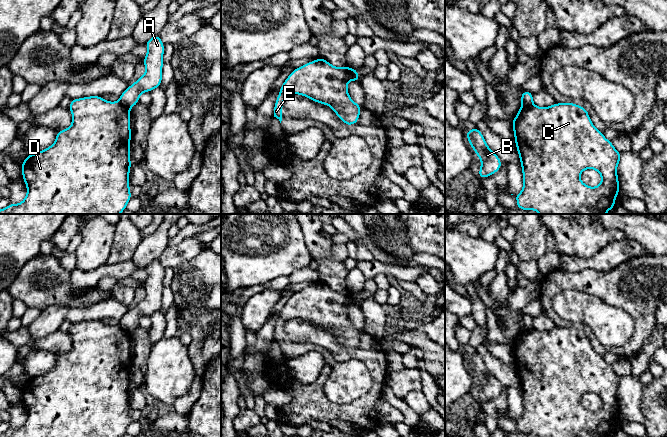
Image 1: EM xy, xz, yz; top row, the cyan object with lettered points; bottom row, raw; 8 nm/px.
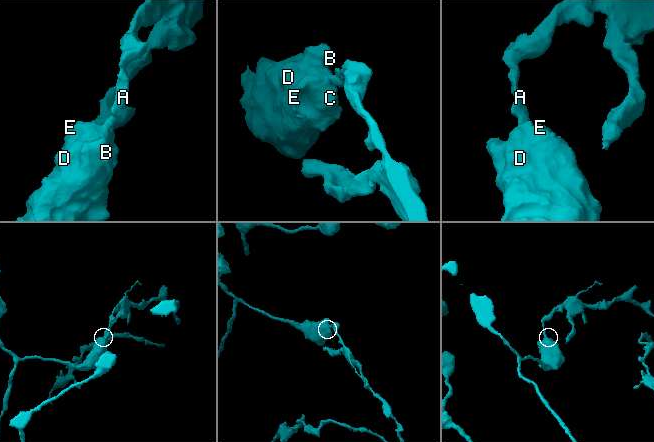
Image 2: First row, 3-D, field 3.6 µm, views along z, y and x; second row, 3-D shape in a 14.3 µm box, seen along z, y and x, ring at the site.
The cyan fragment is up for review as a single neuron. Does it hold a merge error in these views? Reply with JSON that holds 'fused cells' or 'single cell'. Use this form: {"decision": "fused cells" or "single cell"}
{"decision": "fused cells"}

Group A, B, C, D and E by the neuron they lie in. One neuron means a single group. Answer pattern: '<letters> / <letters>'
A / B C D E

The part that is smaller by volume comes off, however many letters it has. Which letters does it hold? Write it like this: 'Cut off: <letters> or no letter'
Cut off: A

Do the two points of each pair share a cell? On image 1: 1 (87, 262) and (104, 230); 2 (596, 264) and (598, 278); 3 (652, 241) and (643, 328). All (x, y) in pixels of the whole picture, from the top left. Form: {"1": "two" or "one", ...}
{"1": "one", "2": "two", "3": "two"}

